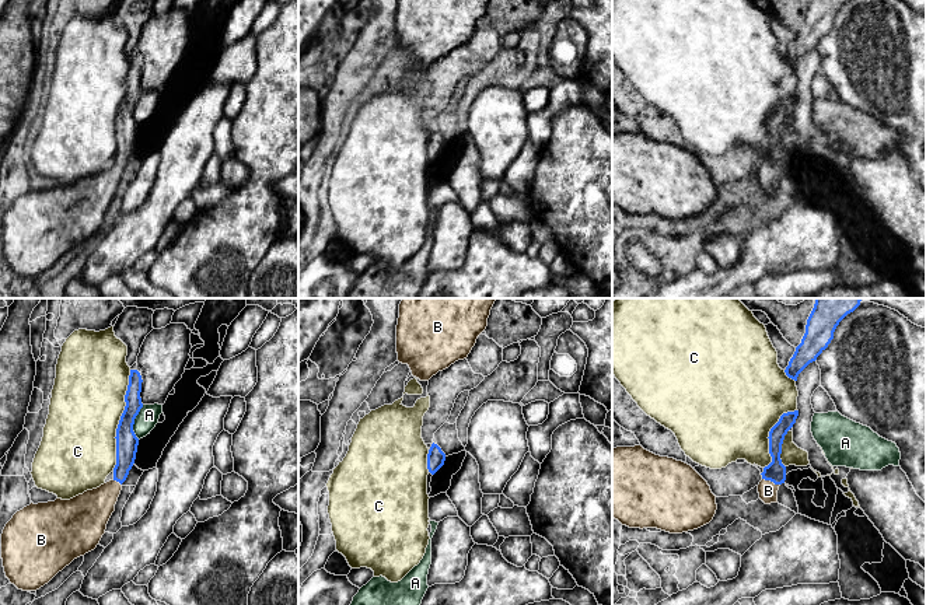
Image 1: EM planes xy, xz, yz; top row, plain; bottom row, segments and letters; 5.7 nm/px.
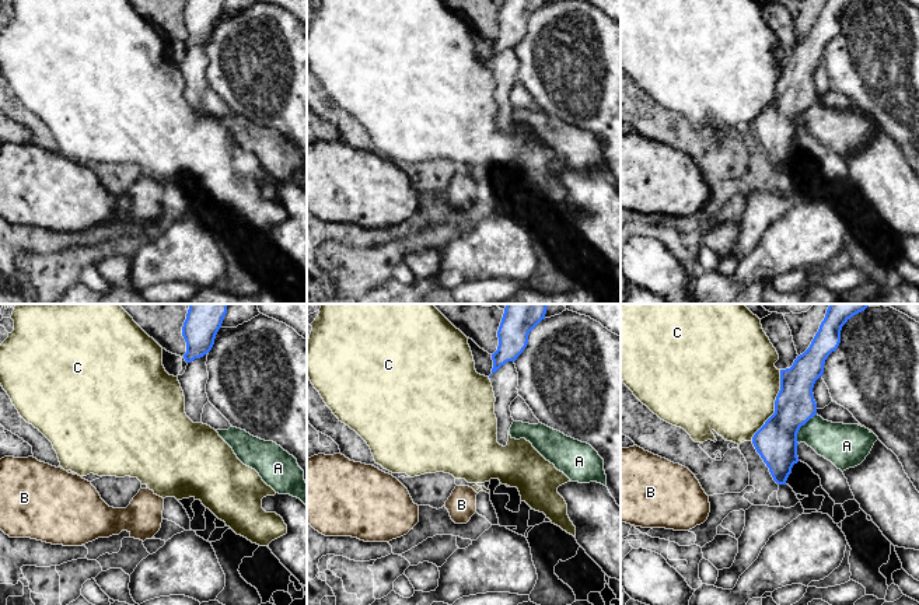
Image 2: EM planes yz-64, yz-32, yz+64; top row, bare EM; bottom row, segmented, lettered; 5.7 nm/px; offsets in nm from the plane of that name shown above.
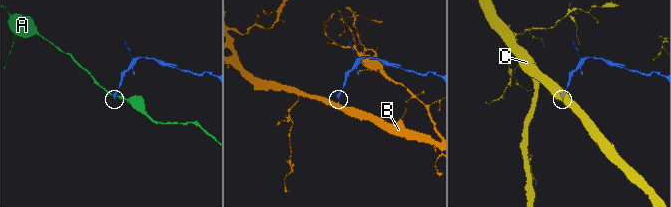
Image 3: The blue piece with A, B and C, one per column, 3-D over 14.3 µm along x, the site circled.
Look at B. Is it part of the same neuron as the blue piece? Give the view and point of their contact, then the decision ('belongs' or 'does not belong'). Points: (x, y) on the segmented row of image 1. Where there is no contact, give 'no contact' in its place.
meets blue in yz at (771, 481); belongs

